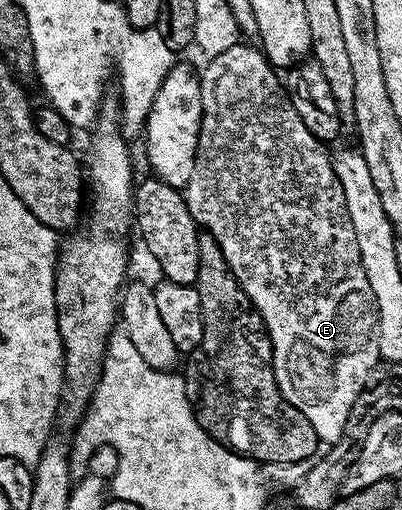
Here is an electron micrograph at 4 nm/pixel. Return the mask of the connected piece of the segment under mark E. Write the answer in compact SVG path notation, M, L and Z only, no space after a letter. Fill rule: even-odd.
M246 42L234 43L225 53L217 53L206 60L207 68L199 75L201 85L201 129L195 150L193 177L189 177L185 188L187 208L196 224L206 234L211 235L221 245L221 253L225 253L225 261L229 261L229 269L233 277L245 289L251 298L251 304L261 313L263 323L271 338L271 365L275 368L275 380L289 405L301 409L313 425L319 439L336 443L343 436L345 421L349 421L349 409L353 409L353 401L367 384L369 373L378 367L379 358L379 310L373 297L373 289L369 289L367 270L361 261L361 249L357 245L357 233L353 229L353 221L347 212L345 193L339 184L332 156L327 155L324 144L309 129L305 129L305 121L297 113L291 103L291 96L285 90L281 79L278 79L276 68L263 56L258 46L246 47Z

